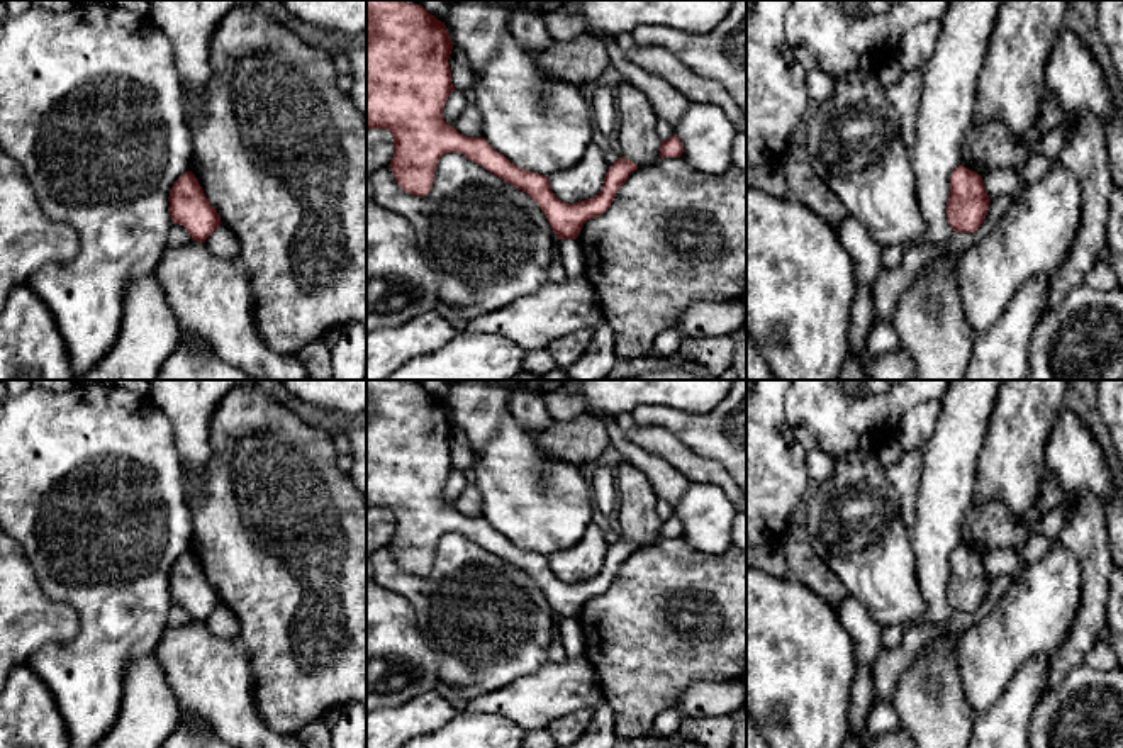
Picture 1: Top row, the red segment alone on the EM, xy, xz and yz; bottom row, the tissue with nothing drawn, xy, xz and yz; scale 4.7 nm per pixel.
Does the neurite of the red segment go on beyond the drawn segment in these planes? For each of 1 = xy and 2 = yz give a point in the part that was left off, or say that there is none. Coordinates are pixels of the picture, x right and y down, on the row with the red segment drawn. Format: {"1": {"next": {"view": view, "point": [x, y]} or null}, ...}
{"1": {"next": null}, "2": {"next": null}}

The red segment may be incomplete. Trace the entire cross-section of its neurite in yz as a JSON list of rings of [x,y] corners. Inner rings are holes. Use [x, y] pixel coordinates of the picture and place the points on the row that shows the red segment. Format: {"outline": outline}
{"outline": [[[964,165],[953,170],[947,219],[955,232],[975,232],[987,215],[989,202],[981,175]]]}

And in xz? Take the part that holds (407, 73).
{"outline": [[[366,0],[366,129],[387,129],[394,136],[390,170],[397,185],[412,195],[429,193],[439,158],[461,153],[500,180],[526,192],[546,215],[558,239],[577,239],[584,224],[602,215],[612,204],[621,185],[638,170],[638,165],[619,158],[604,178],[602,190],[589,200],[565,204],[555,197],[545,175],[526,171],[497,153],[485,137],[467,137],[448,126],[444,103],[455,90],[451,83],[450,54],[453,42],[444,22],[422,5],[402,0]]]}

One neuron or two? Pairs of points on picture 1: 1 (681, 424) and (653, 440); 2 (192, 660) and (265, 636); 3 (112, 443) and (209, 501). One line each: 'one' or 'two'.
1: two
2: two
3: two

